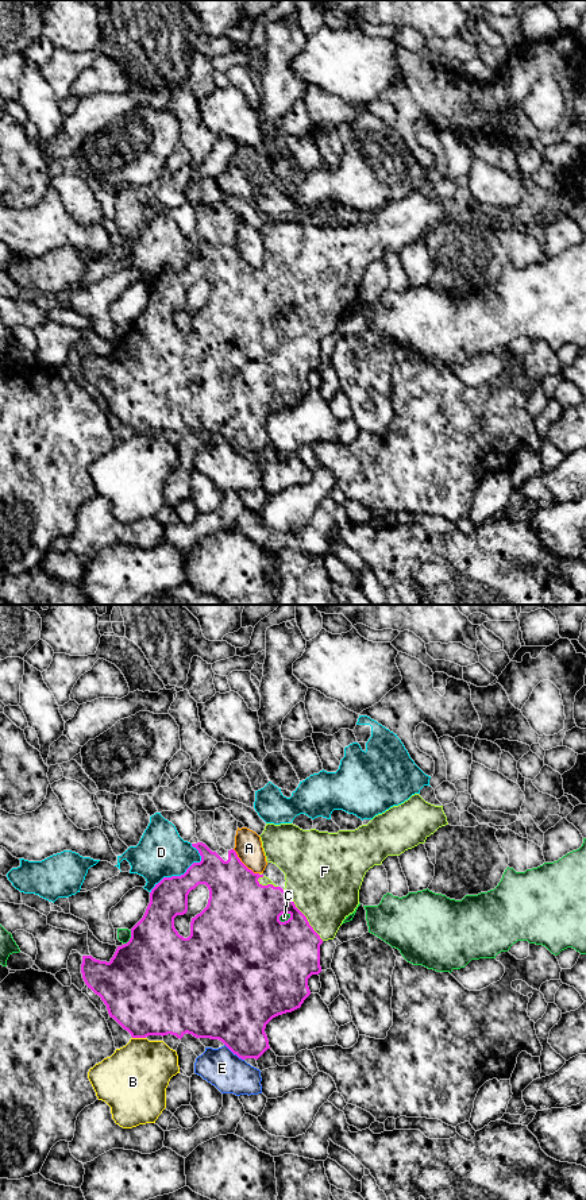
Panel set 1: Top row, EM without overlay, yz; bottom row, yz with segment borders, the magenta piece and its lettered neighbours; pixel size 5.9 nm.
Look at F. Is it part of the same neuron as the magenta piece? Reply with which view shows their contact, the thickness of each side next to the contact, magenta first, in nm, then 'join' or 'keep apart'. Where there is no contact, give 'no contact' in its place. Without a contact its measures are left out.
contact in yz; calibres 380 and 440 nm; join

